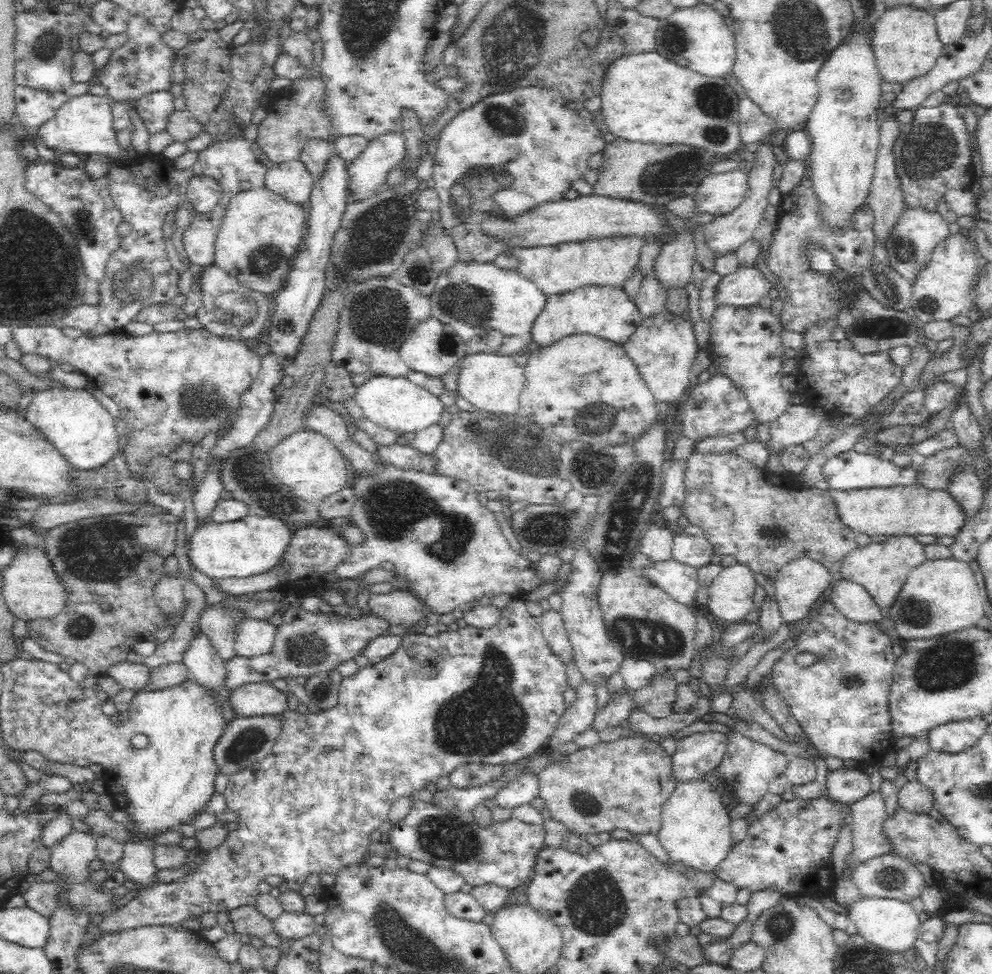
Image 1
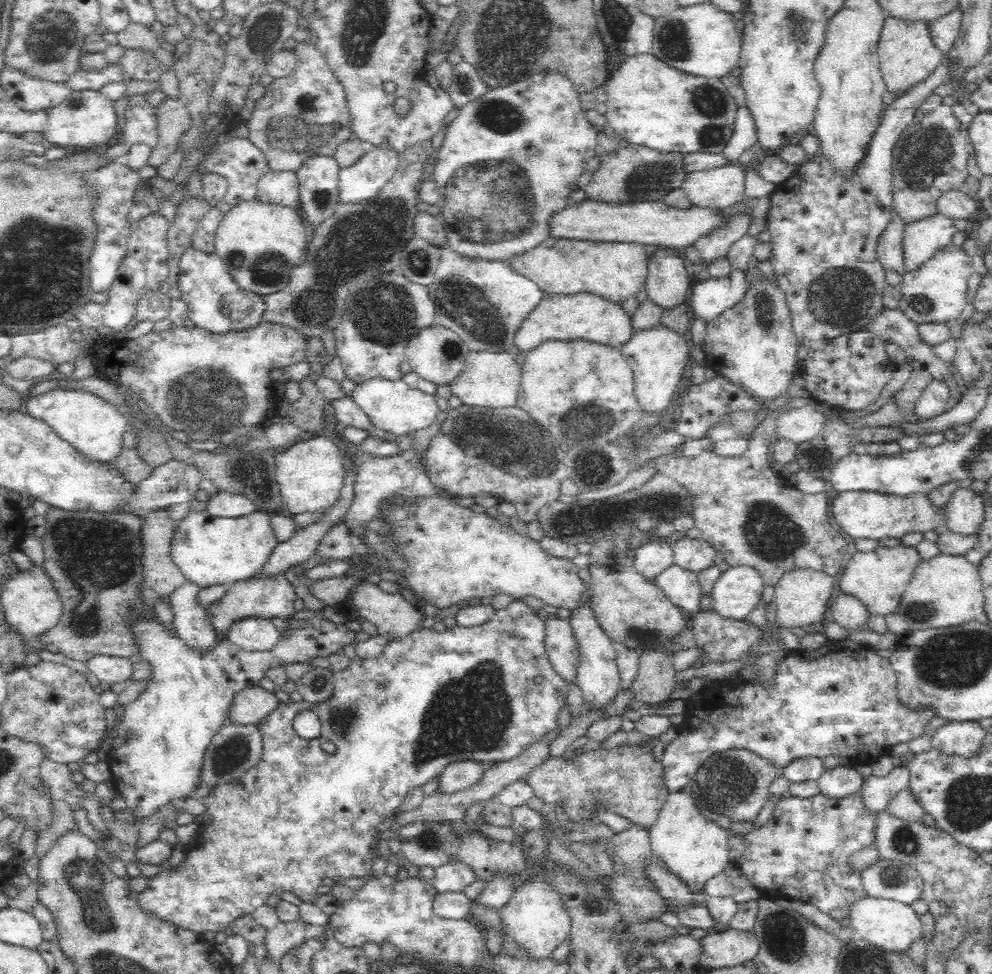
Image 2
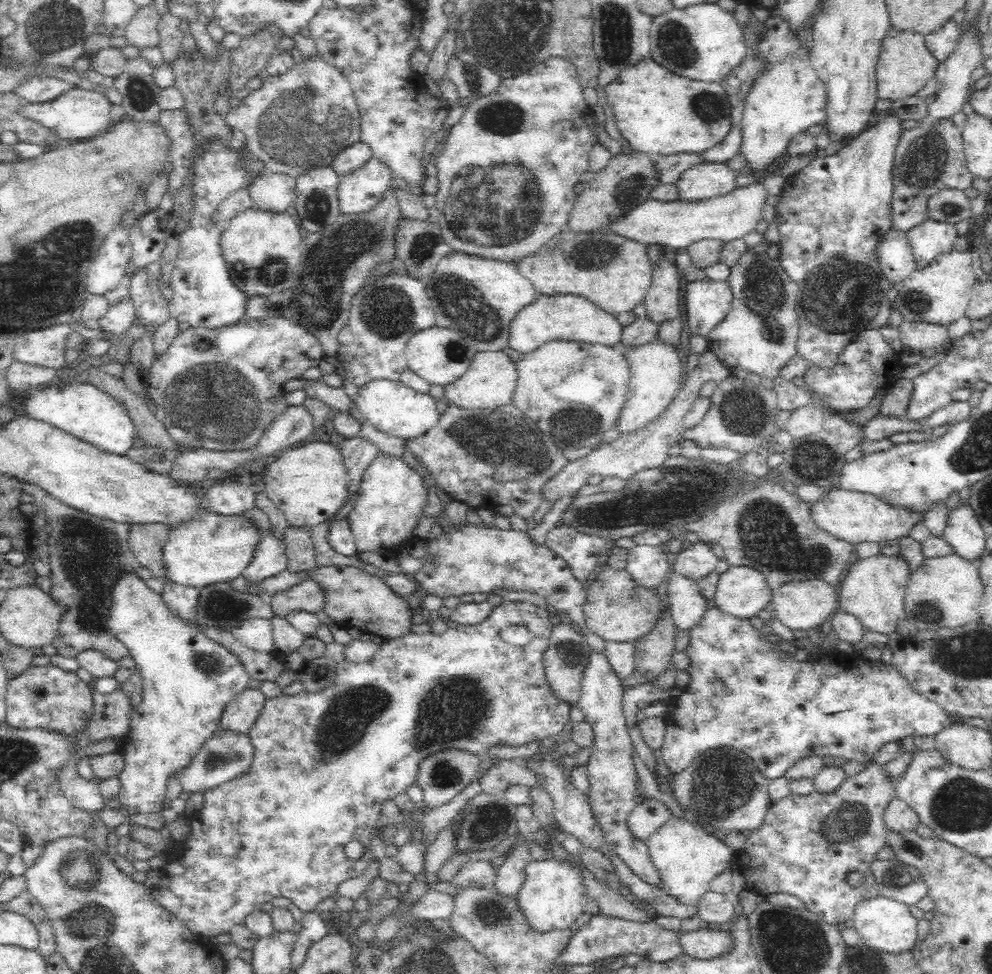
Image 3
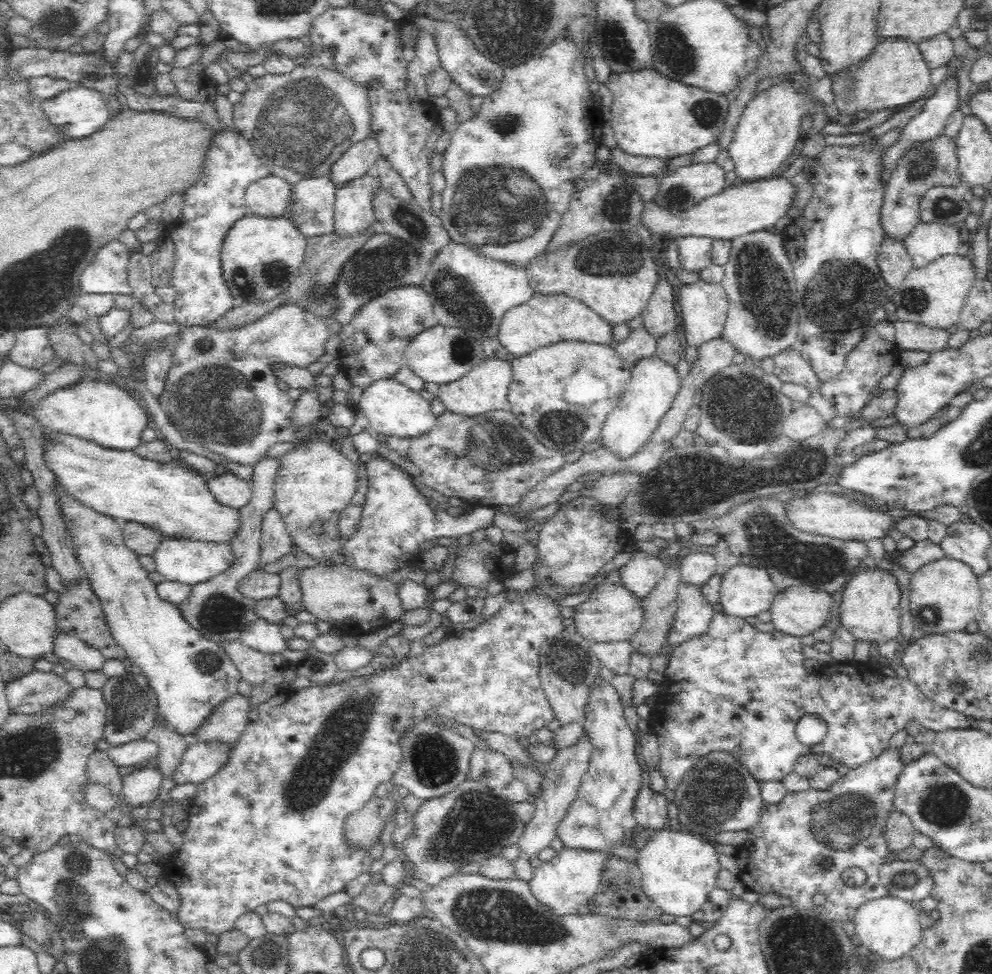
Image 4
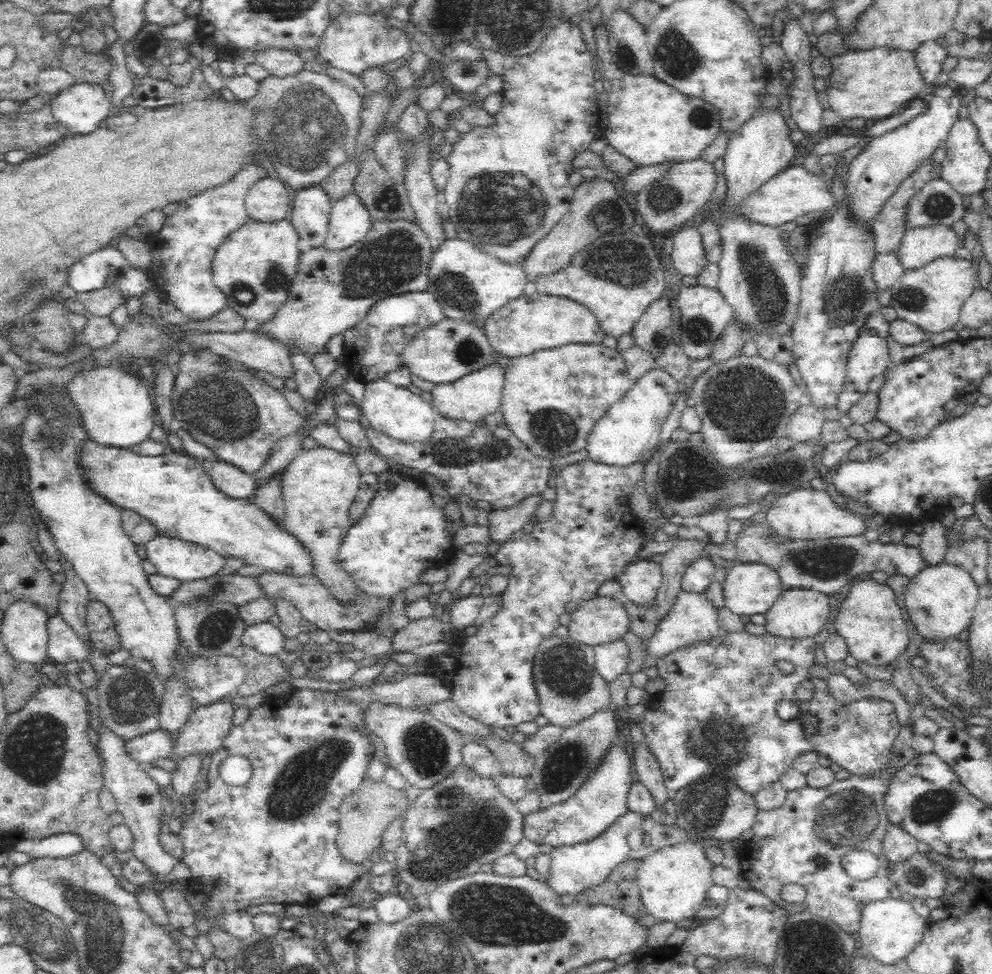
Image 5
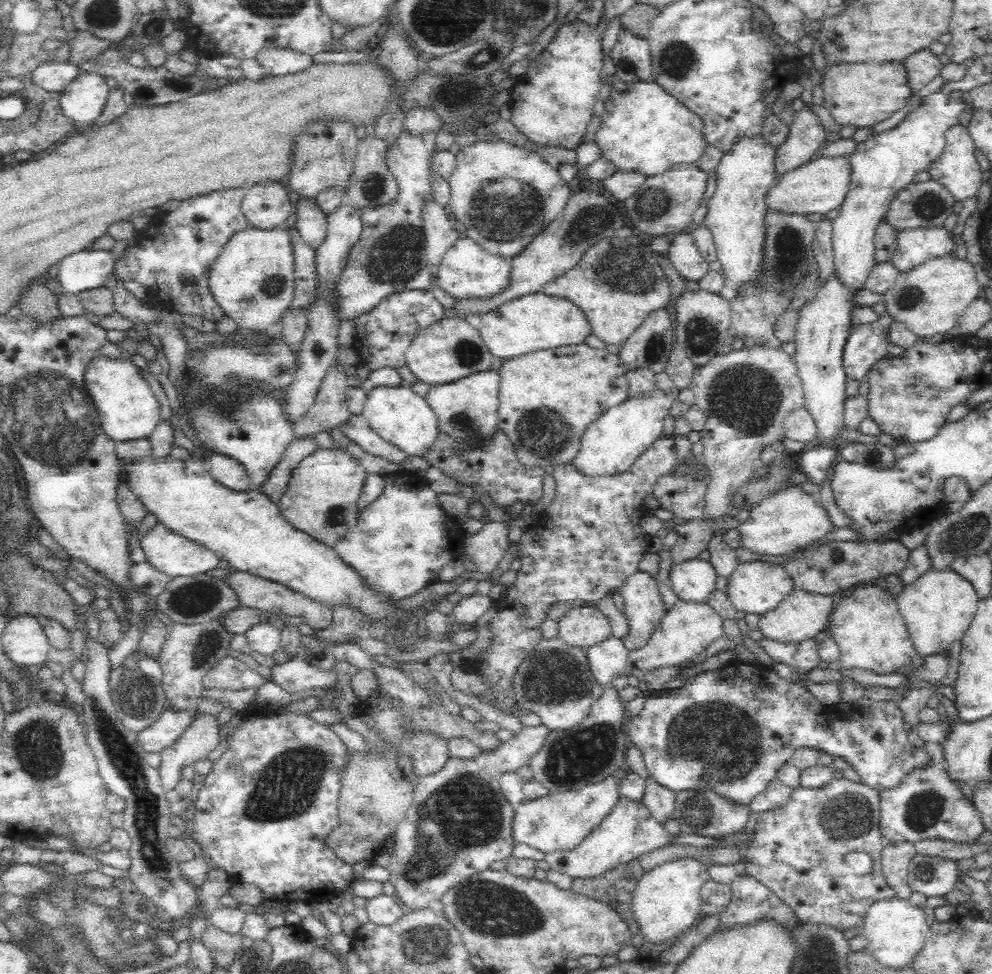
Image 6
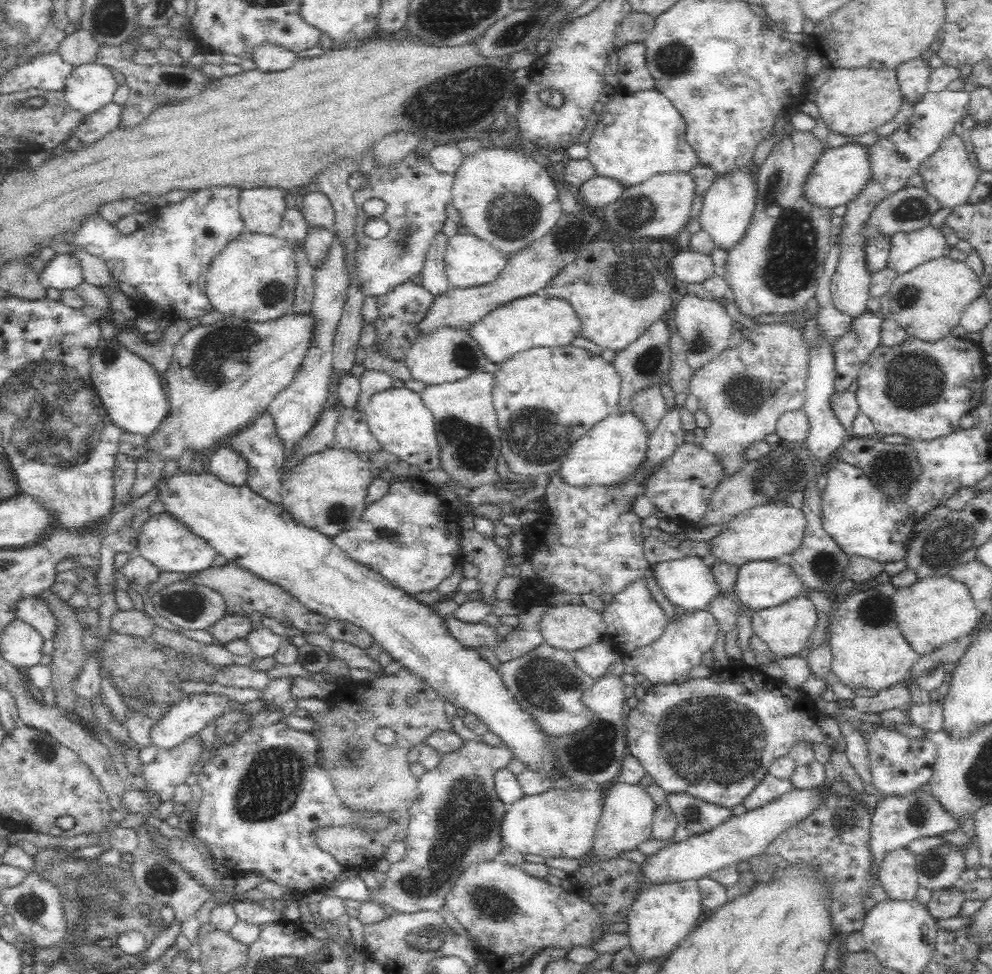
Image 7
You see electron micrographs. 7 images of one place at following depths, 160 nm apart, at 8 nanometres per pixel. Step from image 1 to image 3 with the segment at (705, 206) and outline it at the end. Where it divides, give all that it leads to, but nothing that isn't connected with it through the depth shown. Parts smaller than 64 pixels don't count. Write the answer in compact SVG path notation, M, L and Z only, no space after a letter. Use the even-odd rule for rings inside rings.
M706 162L685 170L676 182L679 201L694 202L716 196L726 196L737 190L738 171L731 170L726 163Z

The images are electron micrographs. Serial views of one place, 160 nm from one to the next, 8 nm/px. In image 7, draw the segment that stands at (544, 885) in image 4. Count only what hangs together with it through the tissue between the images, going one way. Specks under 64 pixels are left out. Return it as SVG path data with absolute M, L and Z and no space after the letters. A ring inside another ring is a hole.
M612 782L606 787L607 796L604 800L604 806L601 812L601 818L598 822L595 836L592 838L591 846L586 856L579 859L568 857L550 857L545 858L545 864L548 867L558 868L564 872L574 872L580 870L584 866L604 862L604 860L616 860L620 858L624 852L632 852L636 850L640 844L644 844L646 840L653 838L653 816L657 807L650 798L650 795L642 787L630 786L620 782Z

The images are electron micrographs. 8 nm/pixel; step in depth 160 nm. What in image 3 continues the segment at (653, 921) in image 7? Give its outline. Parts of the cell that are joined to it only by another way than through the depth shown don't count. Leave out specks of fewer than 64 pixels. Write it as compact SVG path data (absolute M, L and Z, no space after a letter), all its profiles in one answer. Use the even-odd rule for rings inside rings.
M673 813L644 844L662 875L664 886L660 888L686 905L697 904L699 898L709 891L712 879L730 868L734 854L724 844L723 835L697 822L690 822L686 817L678 818Z

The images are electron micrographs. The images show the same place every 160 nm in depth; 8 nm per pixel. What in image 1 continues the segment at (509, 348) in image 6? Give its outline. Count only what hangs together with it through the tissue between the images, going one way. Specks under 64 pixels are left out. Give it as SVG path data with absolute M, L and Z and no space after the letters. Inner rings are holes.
M588 285L547 296L543 311L532 326L532 335L533 341L540 347L551 346L565 337L580 334L624 344L632 337L641 320L638 305L623 286Z

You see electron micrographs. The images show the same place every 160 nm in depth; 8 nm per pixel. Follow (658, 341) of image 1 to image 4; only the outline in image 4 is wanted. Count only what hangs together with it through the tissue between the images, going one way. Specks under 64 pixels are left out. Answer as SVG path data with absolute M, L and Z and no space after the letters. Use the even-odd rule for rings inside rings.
M655 354L641 357L631 366L631 378L622 392L618 406L608 414L606 424L602 426L600 440L602 446L618 451L623 457L636 452L654 432L658 421L670 408L681 387L681 379L676 365L660 359Z

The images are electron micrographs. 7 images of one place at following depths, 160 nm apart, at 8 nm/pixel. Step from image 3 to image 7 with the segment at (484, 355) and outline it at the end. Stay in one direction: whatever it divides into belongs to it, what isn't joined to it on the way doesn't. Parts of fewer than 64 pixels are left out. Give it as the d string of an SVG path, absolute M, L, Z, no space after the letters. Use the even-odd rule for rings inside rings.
M482 371L452 383L426 384L420 392L436 423L442 468L452 481L462 487L474 488L499 482L495 466L496 459L501 455L501 432L493 405L492 388L494 373Z

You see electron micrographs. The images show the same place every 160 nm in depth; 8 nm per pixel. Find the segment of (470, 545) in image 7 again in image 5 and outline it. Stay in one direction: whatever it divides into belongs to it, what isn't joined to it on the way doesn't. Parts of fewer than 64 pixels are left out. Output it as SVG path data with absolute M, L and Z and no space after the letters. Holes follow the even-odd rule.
M544 494L528 495L508 508L492 509L488 519L490 538L499 544L510 540L513 532L518 532L530 522L530 518L536 514L536 508L544 500Z

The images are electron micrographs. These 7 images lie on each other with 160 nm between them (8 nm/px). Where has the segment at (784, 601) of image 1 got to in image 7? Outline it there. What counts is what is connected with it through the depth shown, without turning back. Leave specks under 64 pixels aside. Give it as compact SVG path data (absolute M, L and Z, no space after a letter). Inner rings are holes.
M807 596L791 598L772 608L752 612L750 618L752 630L763 640L773 652L773 656L793 657L799 650L807 647L808 639L818 622L818 609Z

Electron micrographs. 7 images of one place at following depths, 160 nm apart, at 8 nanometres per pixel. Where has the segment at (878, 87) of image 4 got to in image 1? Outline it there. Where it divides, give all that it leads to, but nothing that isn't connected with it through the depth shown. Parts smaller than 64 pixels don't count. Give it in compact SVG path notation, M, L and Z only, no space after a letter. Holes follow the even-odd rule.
M898 4L894 8L887 8L876 20L870 43L877 70L889 84L904 84L907 80L928 72L934 66L943 47L937 33L935 14L912 4Z

